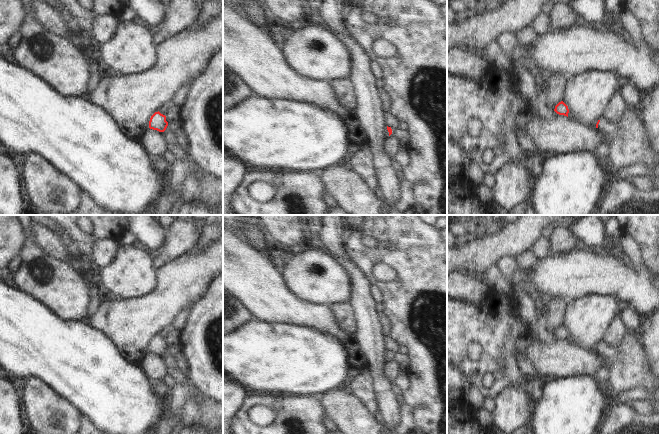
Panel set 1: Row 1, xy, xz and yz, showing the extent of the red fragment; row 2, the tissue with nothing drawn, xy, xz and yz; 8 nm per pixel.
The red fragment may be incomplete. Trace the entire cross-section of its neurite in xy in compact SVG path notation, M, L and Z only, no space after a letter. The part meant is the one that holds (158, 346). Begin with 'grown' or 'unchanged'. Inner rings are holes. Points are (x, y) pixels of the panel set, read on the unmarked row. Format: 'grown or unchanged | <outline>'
unchanged | M159 335L155 336L149 345L149 352L153 354L157 354L159 356L164 356L168 350L168 346L166 345L166 340L161 338Z

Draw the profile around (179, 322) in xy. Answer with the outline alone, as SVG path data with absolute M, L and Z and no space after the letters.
M183 309L181 312L179 312L174 318L171 327L182 332L188 321L189 313L190 309Z

